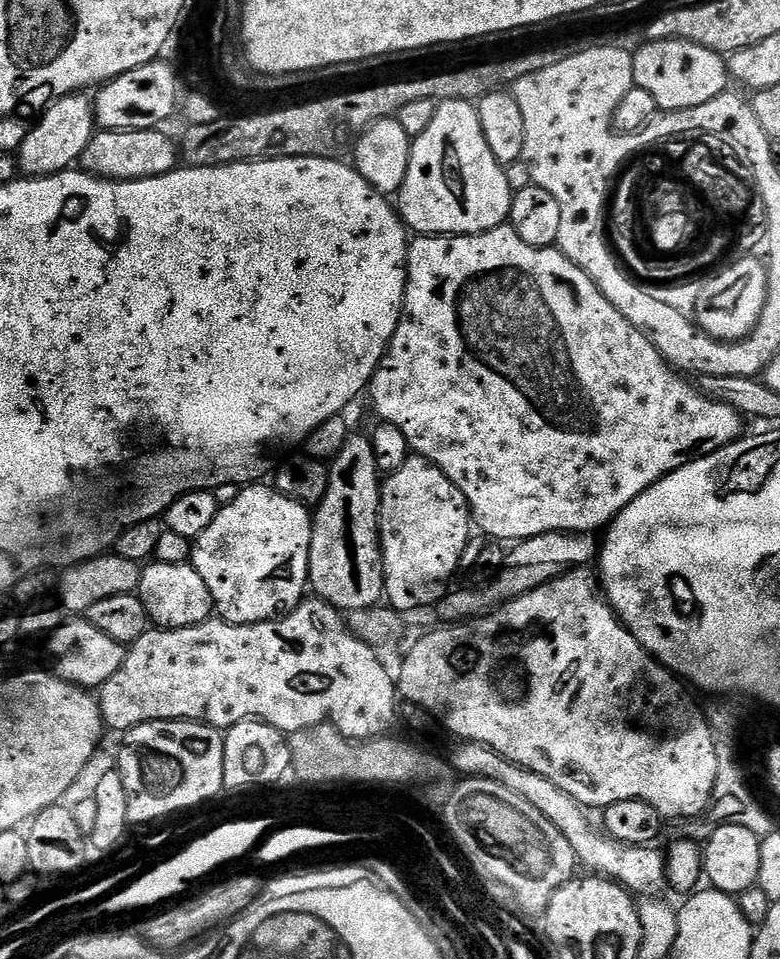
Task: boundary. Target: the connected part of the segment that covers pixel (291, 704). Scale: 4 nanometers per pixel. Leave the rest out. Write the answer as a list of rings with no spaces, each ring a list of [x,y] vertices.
[[[319,598],[305,599],[292,612],[274,620],[267,620],[261,624],[228,624],[219,618],[207,620],[205,624],[190,626],[182,630],[153,627],[142,638],[133,644],[127,645],[126,655],[118,674],[104,683],[99,689],[100,713],[104,715],[104,723],[109,729],[120,728],[127,730],[136,728],[146,722],[155,720],[198,720],[202,724],[209,724],[211,728],[227,730],[243,720],[261,720],[286,734],[301,732],[307,728],[316,728],[322,723],[329,723],[349,740],[363,742],[373,738],[384,738],[389,735],[392,723],[398,720],[398,688],[394,683],[394,676],[384,669],[384,664],[379,660],[377,649],[362,642],[346,626],[346,620],[337,609],[325,600]]]

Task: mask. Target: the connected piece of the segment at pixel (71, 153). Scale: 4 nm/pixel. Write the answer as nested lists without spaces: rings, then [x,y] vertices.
[[[73,94],[53,100],[35,121],[36,128],[35,124],[29,127],[26,142],[22,142],[18,153],[18,168],[25,177],[53,176],[69,171],[79,161],[97,131],[93,101],[84,96],[87,95]]]

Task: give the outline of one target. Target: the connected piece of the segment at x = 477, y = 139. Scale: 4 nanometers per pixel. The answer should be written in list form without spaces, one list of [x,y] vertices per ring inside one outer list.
[[[466,100],[437,103],[430,126],[412,142],[406,182],[402,182],[398,193],[400,219],[421,236],[476,236],[501,227],[509,219],[513,195],[505,165],[497,162],[494,154],[490,154],[490,146],[486,146],[486,134],[482,134],[476,104]]]

